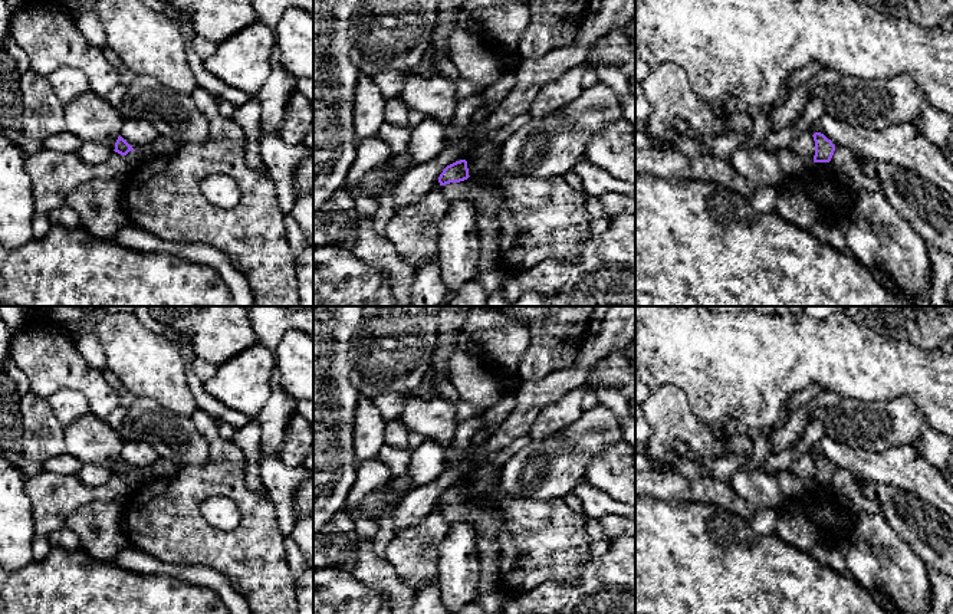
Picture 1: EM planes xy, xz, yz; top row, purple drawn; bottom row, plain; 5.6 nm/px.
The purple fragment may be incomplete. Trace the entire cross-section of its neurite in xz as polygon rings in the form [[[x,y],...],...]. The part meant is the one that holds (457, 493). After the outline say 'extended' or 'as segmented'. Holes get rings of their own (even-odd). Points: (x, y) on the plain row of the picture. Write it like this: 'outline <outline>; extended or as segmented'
outline [[[460,482],[456,483],[450,487],[447,487],[443,495],[438,499],[438,505],[440,508],[446,508],[450,505],[460,505],[467,502],[469,498],[469,490],[467,490],[467,483],[466,482]]]; as segmented

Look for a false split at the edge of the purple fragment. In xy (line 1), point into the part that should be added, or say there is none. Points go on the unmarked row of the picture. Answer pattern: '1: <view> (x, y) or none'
1: none

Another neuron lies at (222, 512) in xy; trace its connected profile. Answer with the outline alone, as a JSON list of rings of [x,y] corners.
[[[211,496],[201,503],[204,519],[218,531],[234,531],[241,519],[240,508],[226,496]]]

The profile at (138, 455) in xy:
[[[139,440],[124,441],[121,459],[132,469],[155,466],[161,460],[151,444]]]

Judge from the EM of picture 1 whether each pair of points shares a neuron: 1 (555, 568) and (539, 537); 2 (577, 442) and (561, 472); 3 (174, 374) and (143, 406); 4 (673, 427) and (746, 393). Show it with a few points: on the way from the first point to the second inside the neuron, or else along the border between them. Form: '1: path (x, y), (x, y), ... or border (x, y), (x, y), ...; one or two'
1: path (555, 561), (555, 552), (546, 544); one
2: path (571, 449), (561, 459), (561, 465); one
3: border (137, 396), (154, 399), (180, 414); two
4: border (680, 387), (693, 413), (720, 440); two

